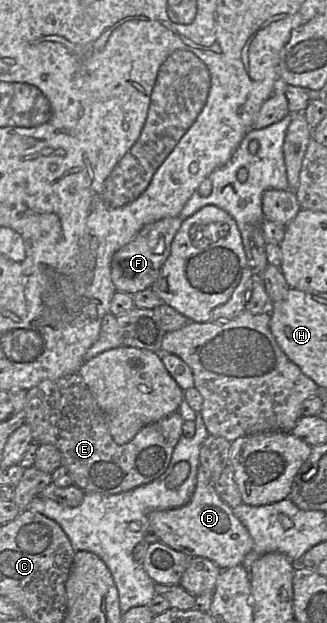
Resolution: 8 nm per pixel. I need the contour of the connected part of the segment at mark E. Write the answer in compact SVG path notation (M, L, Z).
M76 373L76 374L62 377L62 378L55 379L55 380L43 380L35 387L29 389L26 395L25 423L27 423L32 430L33 443L37 443L39 445L52 444L58 448L58 450L62 454L62 464L61 465L65 466L68 469L68 472L70 476L72 477L73 484L75 486L82 489L85 493L118 494L121 492L132 490L138 486L150 483L153 480L160 477L164 473L164 471L166 470L166 468L168 467L170 463L170 460L173 454L173 450L176 444L178 443L179 439L183 435L182 426L183 426L184 420L178 411L174 412L168 417L160 421L144 426L134 436L134 438L130 442L123 444L123 445L119 445L113 440L109 432L108 423L107 423L105 414L99 408L93 394L91 393L91 391L89 390L85 382L83 381L82 377L78 373Z

